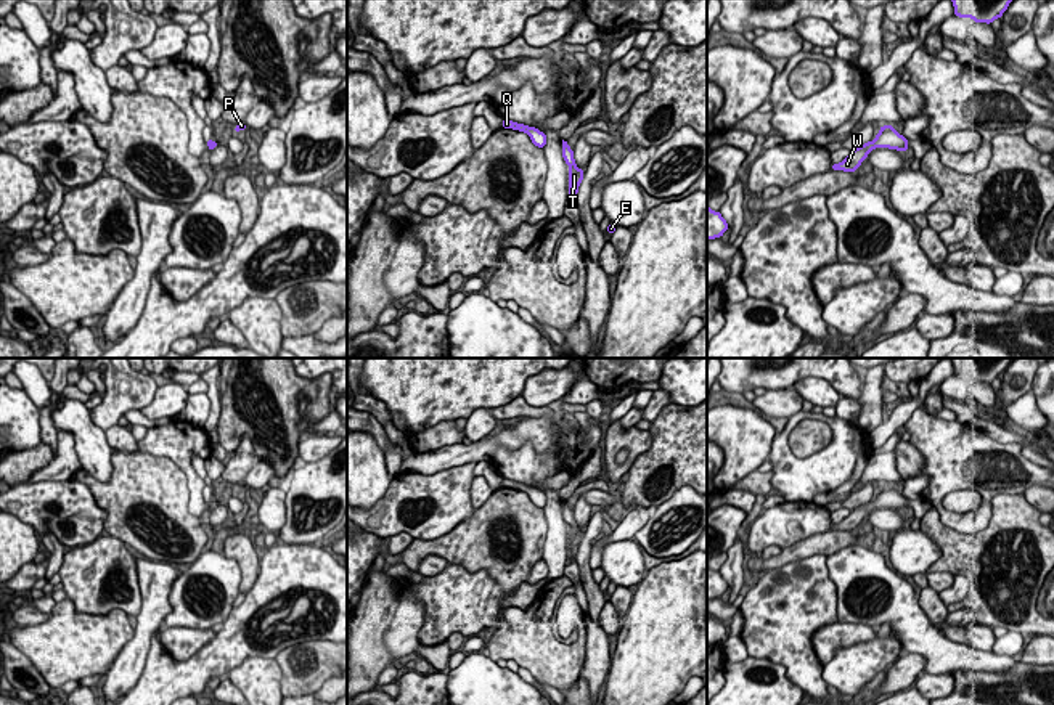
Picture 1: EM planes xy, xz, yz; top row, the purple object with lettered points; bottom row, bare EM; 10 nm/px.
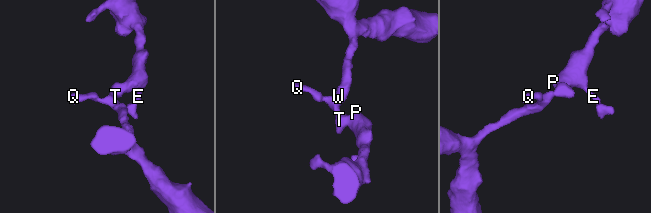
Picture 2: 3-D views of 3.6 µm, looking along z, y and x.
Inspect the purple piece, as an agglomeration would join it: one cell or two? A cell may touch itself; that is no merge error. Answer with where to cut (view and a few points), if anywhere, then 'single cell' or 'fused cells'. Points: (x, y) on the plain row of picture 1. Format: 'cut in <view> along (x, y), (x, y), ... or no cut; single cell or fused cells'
no cut; single cell

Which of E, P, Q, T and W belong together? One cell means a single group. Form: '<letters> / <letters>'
E P Q T W

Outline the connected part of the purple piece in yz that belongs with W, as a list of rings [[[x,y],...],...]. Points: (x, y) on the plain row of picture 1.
[[[882,485],[872,501],[855,507],[840,524],[832,524],[831,528],[855,532],[874,507],[908,511],[908,499],[900,495],[892,485]]]

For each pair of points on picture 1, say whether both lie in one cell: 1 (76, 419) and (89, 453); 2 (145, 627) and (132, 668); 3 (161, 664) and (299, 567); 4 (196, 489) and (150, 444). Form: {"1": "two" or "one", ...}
{"1": "one", "2": "one", "3": "one", "4": "one"}

